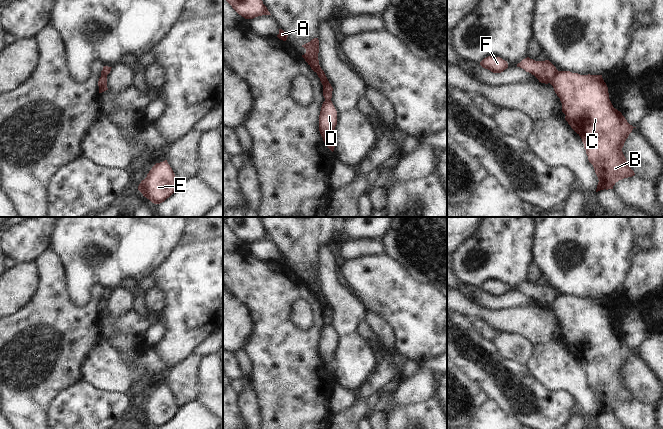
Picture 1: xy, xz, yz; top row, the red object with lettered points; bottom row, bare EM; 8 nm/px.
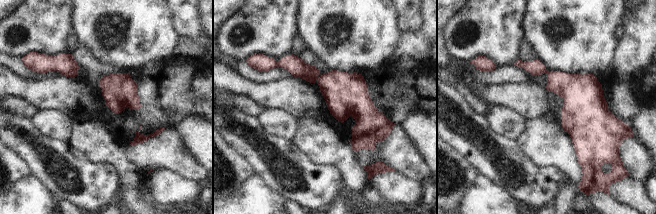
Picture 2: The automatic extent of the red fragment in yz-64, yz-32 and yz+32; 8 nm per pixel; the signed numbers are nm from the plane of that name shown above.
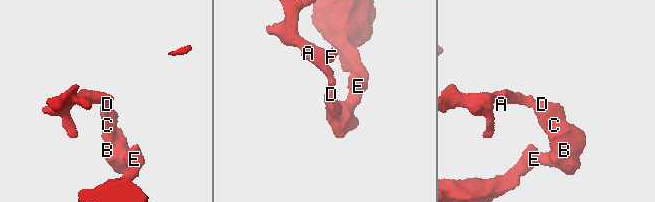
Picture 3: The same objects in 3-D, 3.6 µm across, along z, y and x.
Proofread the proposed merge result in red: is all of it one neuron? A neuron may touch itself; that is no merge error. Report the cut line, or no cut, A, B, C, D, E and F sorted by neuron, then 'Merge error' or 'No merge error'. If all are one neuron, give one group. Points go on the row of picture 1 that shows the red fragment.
Split along yz (558, 71), (549, 82). Groups: A F / B C D E. Merge error

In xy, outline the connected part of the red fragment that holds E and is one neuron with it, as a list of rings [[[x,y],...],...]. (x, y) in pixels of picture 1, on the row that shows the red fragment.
[[[167,160],[156,163],[141,181],[138,190],[154,204],[160,204],[169,198],[179,183]]]

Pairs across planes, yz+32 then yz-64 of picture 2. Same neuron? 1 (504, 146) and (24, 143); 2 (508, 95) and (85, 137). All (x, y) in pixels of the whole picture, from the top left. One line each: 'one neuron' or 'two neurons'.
1: one neuron
2: two neurons

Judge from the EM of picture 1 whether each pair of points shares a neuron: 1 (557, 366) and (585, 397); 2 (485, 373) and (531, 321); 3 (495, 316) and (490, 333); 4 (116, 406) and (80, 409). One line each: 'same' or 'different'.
1: same
2: different
3: different
4: same

